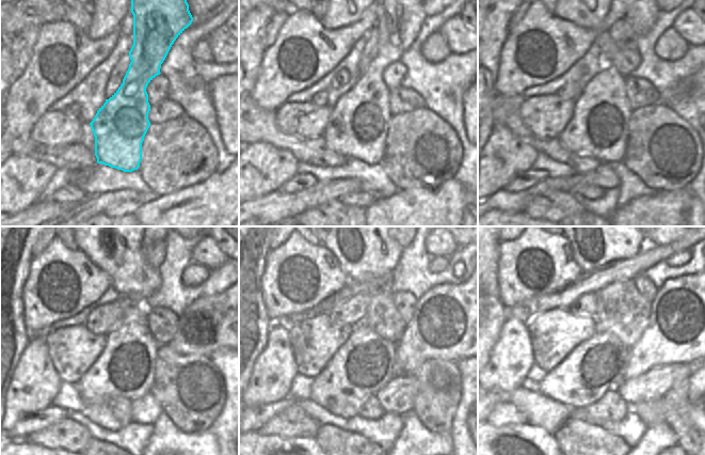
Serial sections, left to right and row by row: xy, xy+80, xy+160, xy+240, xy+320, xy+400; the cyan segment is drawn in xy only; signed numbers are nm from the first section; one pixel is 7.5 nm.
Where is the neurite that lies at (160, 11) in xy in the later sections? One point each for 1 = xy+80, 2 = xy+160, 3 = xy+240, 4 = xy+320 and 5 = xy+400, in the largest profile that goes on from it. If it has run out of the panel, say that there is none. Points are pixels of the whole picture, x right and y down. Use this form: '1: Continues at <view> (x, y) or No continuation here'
1: Continues at xy+80 (357, 128)
2: Continues at xy+160 (599, 125)
3: Continues at xy+240 (126, 366)
4: Continues at xy+320 (366, 362)
5: Continues at xy+400 (595, 366).

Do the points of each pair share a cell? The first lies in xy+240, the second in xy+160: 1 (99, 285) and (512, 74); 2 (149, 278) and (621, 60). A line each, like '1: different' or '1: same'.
1: same
2: same

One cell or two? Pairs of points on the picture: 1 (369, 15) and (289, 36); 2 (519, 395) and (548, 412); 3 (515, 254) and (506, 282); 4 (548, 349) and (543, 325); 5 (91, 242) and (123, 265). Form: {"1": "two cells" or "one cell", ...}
{"1": "one cell", "2": "one cell", "3": "one cell", "4": "one cell", "5": "one cell"}

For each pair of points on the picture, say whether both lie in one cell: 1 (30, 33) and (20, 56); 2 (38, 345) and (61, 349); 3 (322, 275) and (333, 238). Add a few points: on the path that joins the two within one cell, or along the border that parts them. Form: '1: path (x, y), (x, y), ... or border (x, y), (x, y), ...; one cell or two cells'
1: path (27, 38), (21, 45), (21, 50); one cell
2: border (43, 335), (51, 364), (57, 371); two cells
3: border (319, 244), (333, 254), (343, 271); two cells

